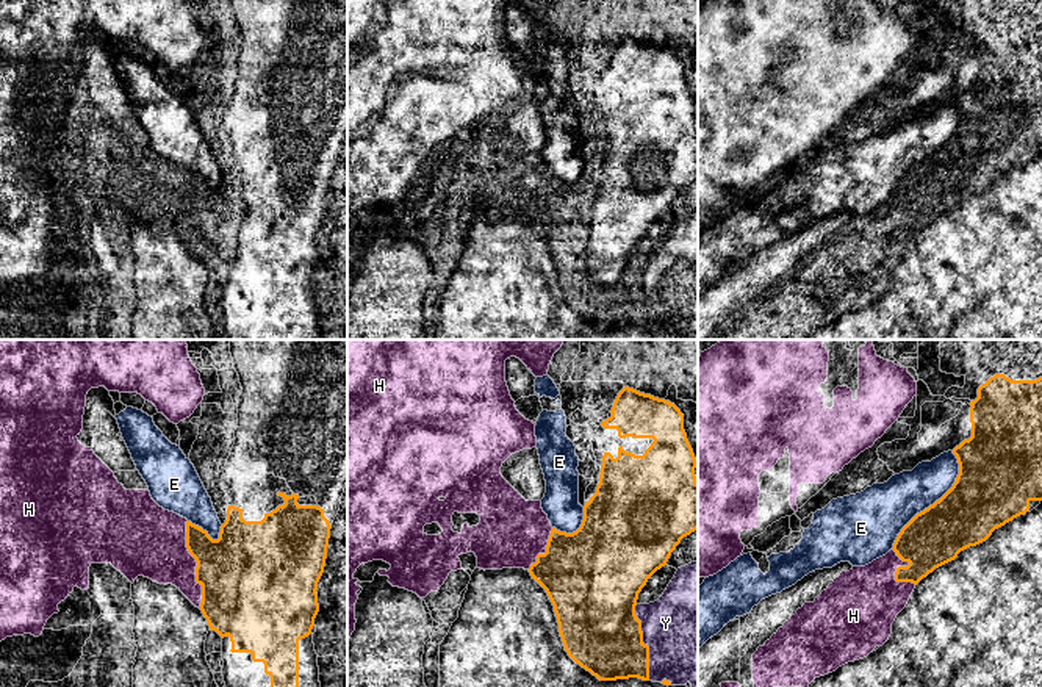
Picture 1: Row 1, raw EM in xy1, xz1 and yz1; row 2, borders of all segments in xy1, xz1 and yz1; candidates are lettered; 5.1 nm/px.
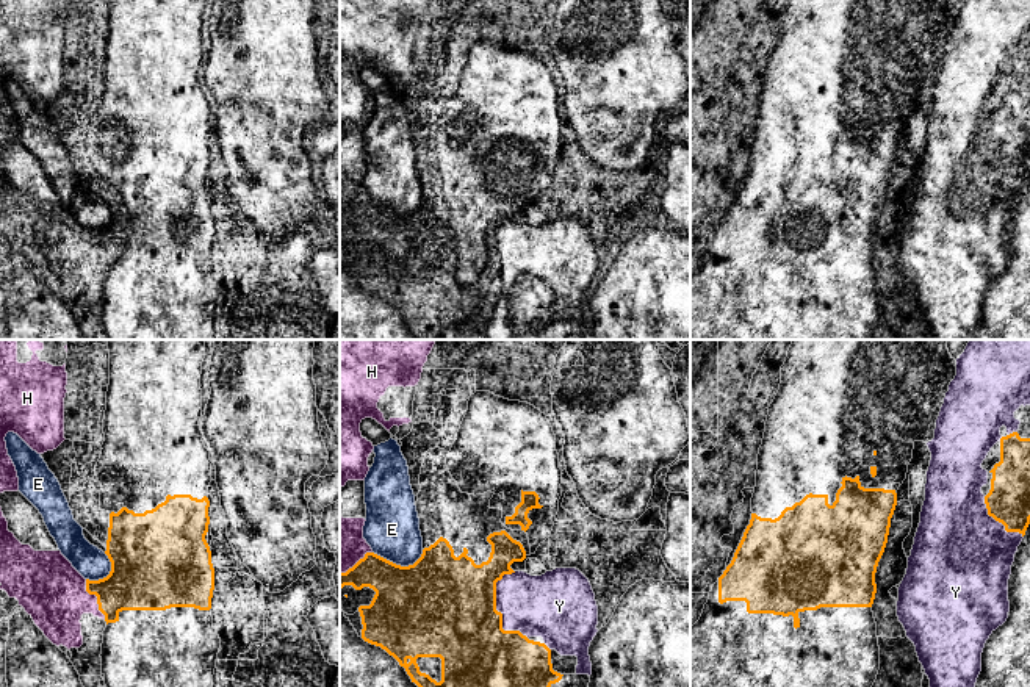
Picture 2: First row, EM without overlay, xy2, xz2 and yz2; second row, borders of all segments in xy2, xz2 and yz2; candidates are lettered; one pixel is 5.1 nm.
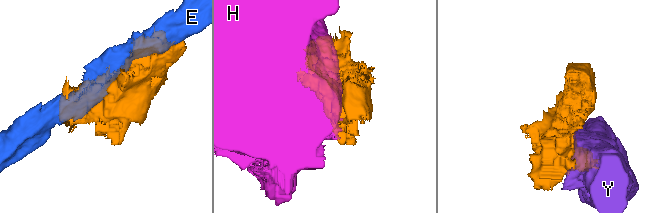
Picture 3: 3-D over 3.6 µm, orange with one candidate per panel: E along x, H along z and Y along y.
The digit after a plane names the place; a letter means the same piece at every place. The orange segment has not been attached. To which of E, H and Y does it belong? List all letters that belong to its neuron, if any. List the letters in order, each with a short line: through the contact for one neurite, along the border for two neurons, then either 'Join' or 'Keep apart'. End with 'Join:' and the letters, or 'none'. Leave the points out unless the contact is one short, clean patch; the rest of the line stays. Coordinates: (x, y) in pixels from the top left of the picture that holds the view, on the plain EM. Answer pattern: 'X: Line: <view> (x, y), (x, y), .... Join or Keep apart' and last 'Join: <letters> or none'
E: Keep apart
H: Keep apart
Y: Keep apart
Join: none

